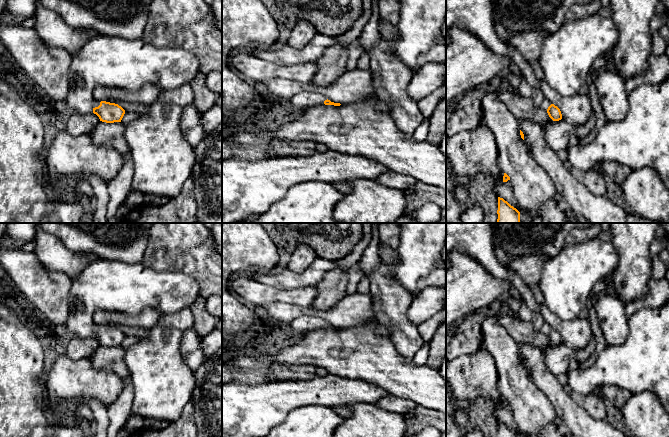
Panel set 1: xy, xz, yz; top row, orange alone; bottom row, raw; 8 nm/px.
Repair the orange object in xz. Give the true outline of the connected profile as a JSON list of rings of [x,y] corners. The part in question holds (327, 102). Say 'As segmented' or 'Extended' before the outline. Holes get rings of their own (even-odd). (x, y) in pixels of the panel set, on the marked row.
Extended. [[[307,91],[298,93],[290,100],[290,102],[294,108],[299,110],[300,113],[320,104],[334,105],[334,106],[341,105],[340,103],[331,102],[324,95]]]

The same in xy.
Extended. [[[97,34],[91,38],[80,51],[72,58],[71,64],[71,88],[66,98],[67,104],[78,114],[96,114],[100,121],[106,123],[121,122],[125,110],[115,103],[97,101],[94,90],[97,87],[114,87],[127,90],[137,90],[146,84],[156,85],[162,91],[175,89],[189,84],[199,72],[199,61],[193,53],[182,48],[156,47],[146,43],[143,39],[126,39]]]

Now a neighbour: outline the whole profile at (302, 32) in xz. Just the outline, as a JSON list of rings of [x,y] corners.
[[[297,20],[291,29],[288,45],[295,49],[302,49],[315,35],[317,35],[316,29],[310,22]]]

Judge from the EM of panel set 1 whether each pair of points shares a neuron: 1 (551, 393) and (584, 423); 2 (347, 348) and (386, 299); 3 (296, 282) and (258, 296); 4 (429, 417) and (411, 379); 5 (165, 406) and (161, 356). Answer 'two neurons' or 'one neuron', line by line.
1: one neuron
2: two neurons
3: two neurons
4: two neurons
5: one neuron

